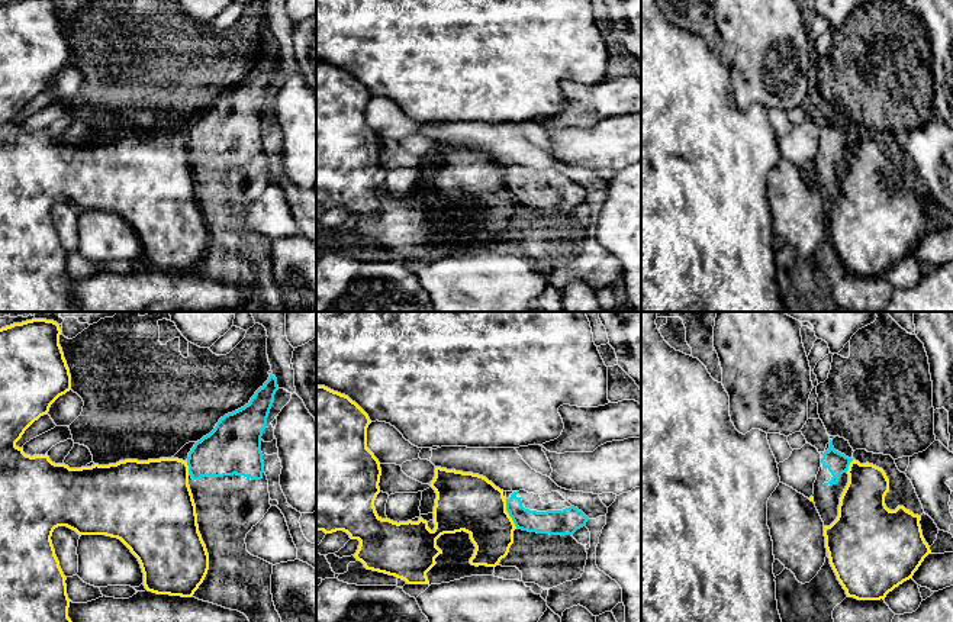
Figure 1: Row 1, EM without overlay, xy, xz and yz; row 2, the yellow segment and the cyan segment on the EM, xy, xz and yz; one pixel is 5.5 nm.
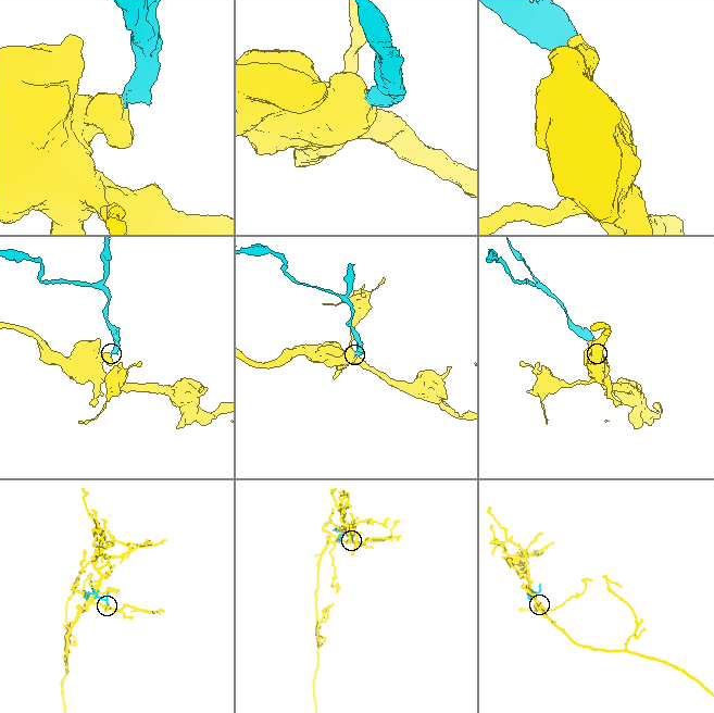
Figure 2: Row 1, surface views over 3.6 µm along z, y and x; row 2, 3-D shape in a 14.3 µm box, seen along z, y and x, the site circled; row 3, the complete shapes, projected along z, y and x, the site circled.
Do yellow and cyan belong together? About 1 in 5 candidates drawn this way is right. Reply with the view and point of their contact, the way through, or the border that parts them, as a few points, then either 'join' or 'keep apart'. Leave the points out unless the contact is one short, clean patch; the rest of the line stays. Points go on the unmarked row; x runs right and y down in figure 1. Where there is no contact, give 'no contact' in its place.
xz (512, 196) | along xz (508, 189), (517, 202) | keep apart

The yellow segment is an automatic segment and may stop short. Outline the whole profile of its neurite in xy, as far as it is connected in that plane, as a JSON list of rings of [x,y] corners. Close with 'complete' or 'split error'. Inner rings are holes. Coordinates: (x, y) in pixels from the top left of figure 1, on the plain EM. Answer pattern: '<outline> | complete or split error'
[[[10,0],[0,4],[0,312],[80,312],[68,293],[71,275],[67,270],[67,252],[59,242],[59,236],[51,216],[52,207],[58,202],[67,202],[75,206],[80,212],[106,210],[120,215],[138,233],[144,248],[145,264],[157,270],[191,273],[203,258],[209,245],[209,229],[199,207],[196,180],[189,161],[187,136],[178,133],[160,133],[148,136],[125,135],[109,141],[94,139],[91,142],[70,144],[65,139],[52,138],[46,129],[33,132],[26,130],[23,123],[16,120],[25,106],[41,91],[46,90],[51,80],[59,71],[71,65],[71,49],[59,20],[59,10],[59,0]]] | complete

